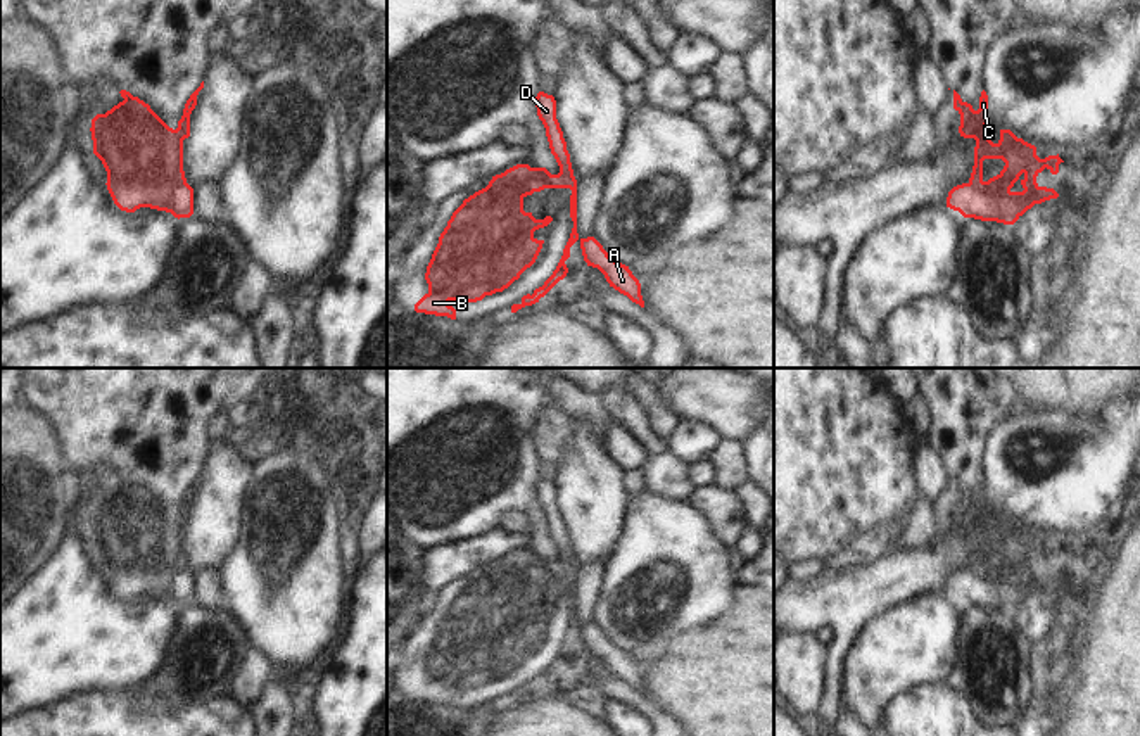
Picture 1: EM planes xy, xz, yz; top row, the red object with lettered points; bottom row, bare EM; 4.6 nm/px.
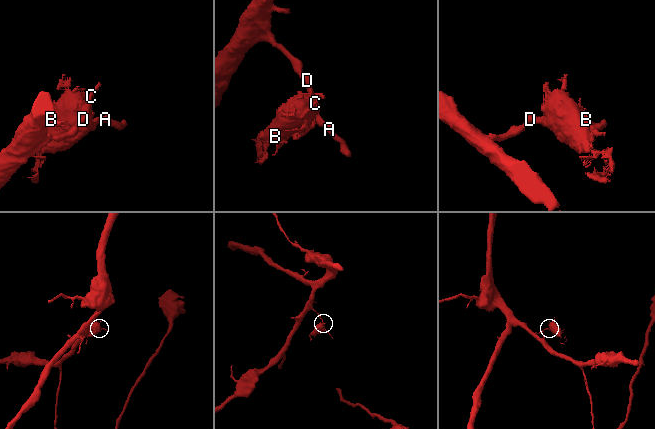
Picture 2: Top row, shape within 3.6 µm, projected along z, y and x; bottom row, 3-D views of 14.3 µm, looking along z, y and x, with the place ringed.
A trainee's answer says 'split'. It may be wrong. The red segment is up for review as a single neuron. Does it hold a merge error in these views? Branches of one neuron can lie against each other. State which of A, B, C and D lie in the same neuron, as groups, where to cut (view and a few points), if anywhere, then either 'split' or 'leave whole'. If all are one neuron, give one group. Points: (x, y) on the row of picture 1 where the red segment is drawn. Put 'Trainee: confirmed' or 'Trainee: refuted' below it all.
A D / B C | yz (969, 182), (994, 196), (1011, 199), (1035, 197), (1038, 203) | split
Trainee: confirmed

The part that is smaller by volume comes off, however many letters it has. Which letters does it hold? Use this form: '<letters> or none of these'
B, C

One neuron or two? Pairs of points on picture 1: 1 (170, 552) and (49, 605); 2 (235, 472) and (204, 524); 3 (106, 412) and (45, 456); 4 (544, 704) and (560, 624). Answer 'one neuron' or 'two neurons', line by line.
1: two neurons
2: one neuron
3: two neurons
4: two neurons

